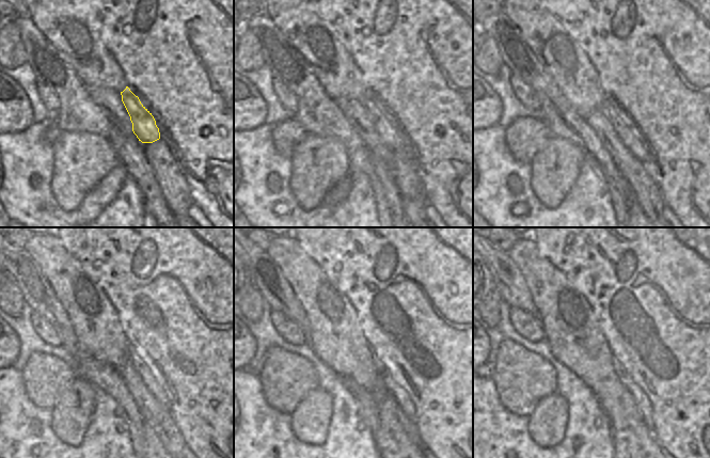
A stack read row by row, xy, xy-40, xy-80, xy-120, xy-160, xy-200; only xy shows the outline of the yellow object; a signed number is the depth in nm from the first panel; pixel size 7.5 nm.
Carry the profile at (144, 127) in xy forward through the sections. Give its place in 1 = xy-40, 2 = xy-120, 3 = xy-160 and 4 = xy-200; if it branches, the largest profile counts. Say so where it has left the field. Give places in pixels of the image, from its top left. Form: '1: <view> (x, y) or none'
1: xy-40 (389, 135)
2: xy-120 (156, 389)
3: xy-160 (404, 401)
4: xy-200 (642, 400)

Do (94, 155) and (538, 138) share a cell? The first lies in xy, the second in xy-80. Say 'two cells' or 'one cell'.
two cells

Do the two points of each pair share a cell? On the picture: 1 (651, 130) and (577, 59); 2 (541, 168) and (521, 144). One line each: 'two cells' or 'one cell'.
1: two cells
2: two cells

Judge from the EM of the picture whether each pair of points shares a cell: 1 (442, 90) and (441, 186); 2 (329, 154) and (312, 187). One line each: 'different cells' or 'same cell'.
1: same cell
2: same cell

